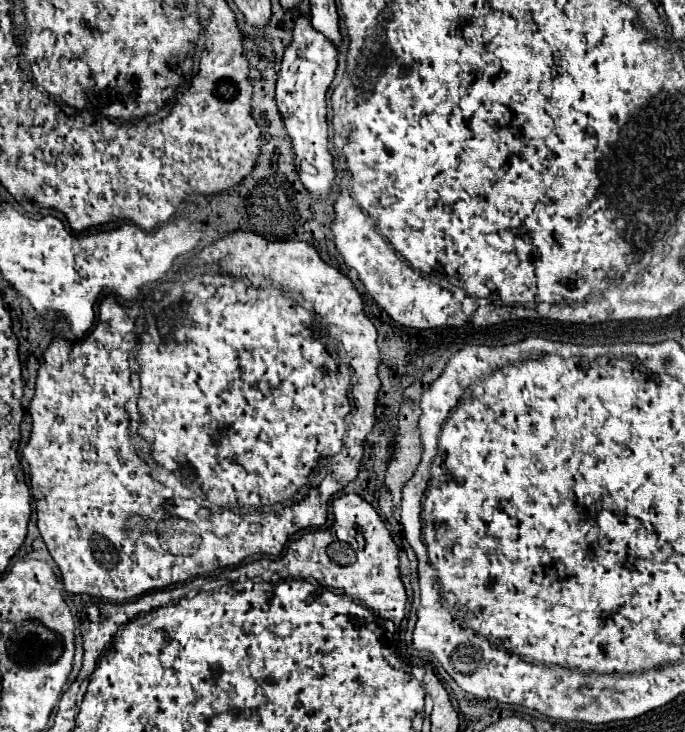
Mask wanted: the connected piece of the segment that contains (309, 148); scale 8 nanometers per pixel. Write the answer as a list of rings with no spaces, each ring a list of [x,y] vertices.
[[[298,18],[294,24],[292,44],[286,48],[282,68],[276,82],[276,104],[292,140],[296,156],[296,172],[312,198],[324,198],[332,192],[336,180],[334,158],[328,150],[328,124],[326,124],[326,92],[334,80],[336,48],[320,32],[310,26],[308,18]]]

